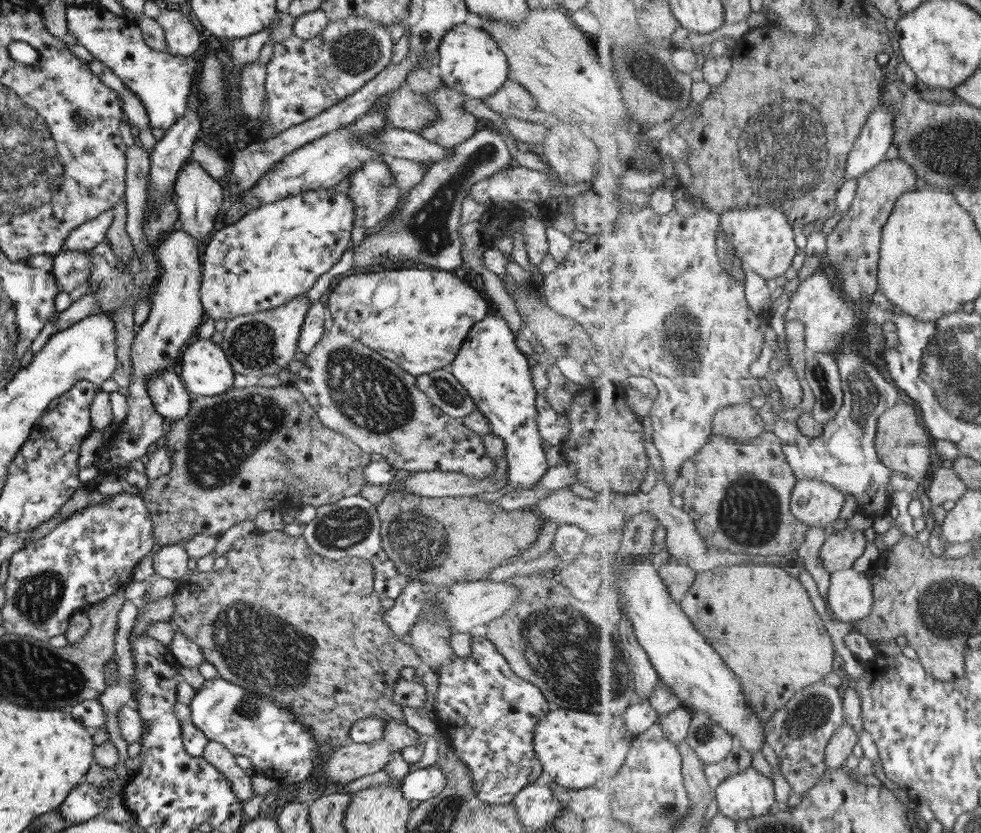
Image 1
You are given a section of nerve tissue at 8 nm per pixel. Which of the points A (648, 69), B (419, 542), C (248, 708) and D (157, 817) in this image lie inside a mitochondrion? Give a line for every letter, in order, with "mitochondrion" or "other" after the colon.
A: mitochondrion
B: mitochondrion
C: mitochondrion
D: other

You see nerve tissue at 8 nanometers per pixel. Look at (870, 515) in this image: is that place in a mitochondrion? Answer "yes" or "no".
no

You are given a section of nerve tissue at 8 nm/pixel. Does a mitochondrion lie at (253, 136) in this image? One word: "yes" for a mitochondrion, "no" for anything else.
no

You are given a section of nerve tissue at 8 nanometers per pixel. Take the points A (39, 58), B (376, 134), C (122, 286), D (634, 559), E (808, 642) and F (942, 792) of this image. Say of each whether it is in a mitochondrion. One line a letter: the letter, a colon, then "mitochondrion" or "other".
A: other
B: other
C: mitochondrion
D: other
E: other
F: other

